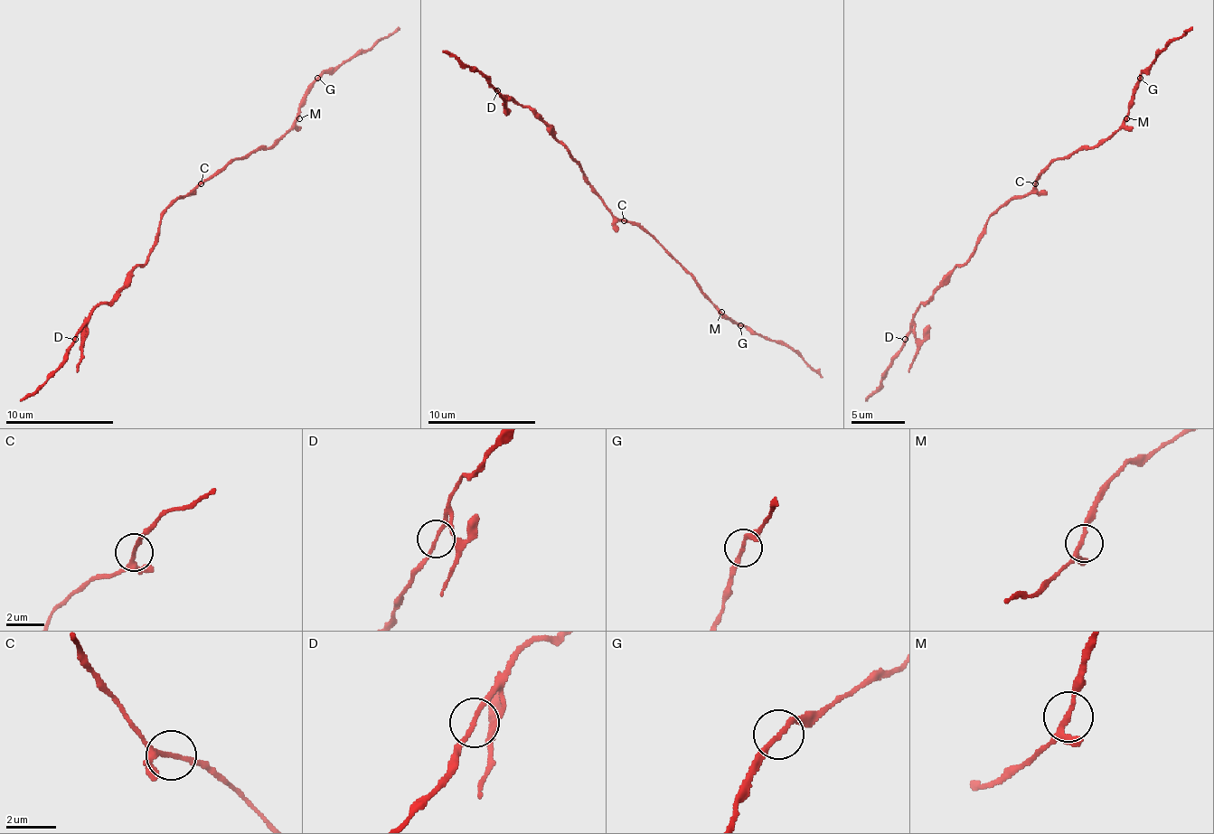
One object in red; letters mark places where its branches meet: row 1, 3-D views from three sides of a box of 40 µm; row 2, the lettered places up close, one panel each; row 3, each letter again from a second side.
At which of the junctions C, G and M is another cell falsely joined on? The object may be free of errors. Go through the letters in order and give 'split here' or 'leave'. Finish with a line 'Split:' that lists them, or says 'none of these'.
C: leave
G: leave
M: leave
Split: none of these

